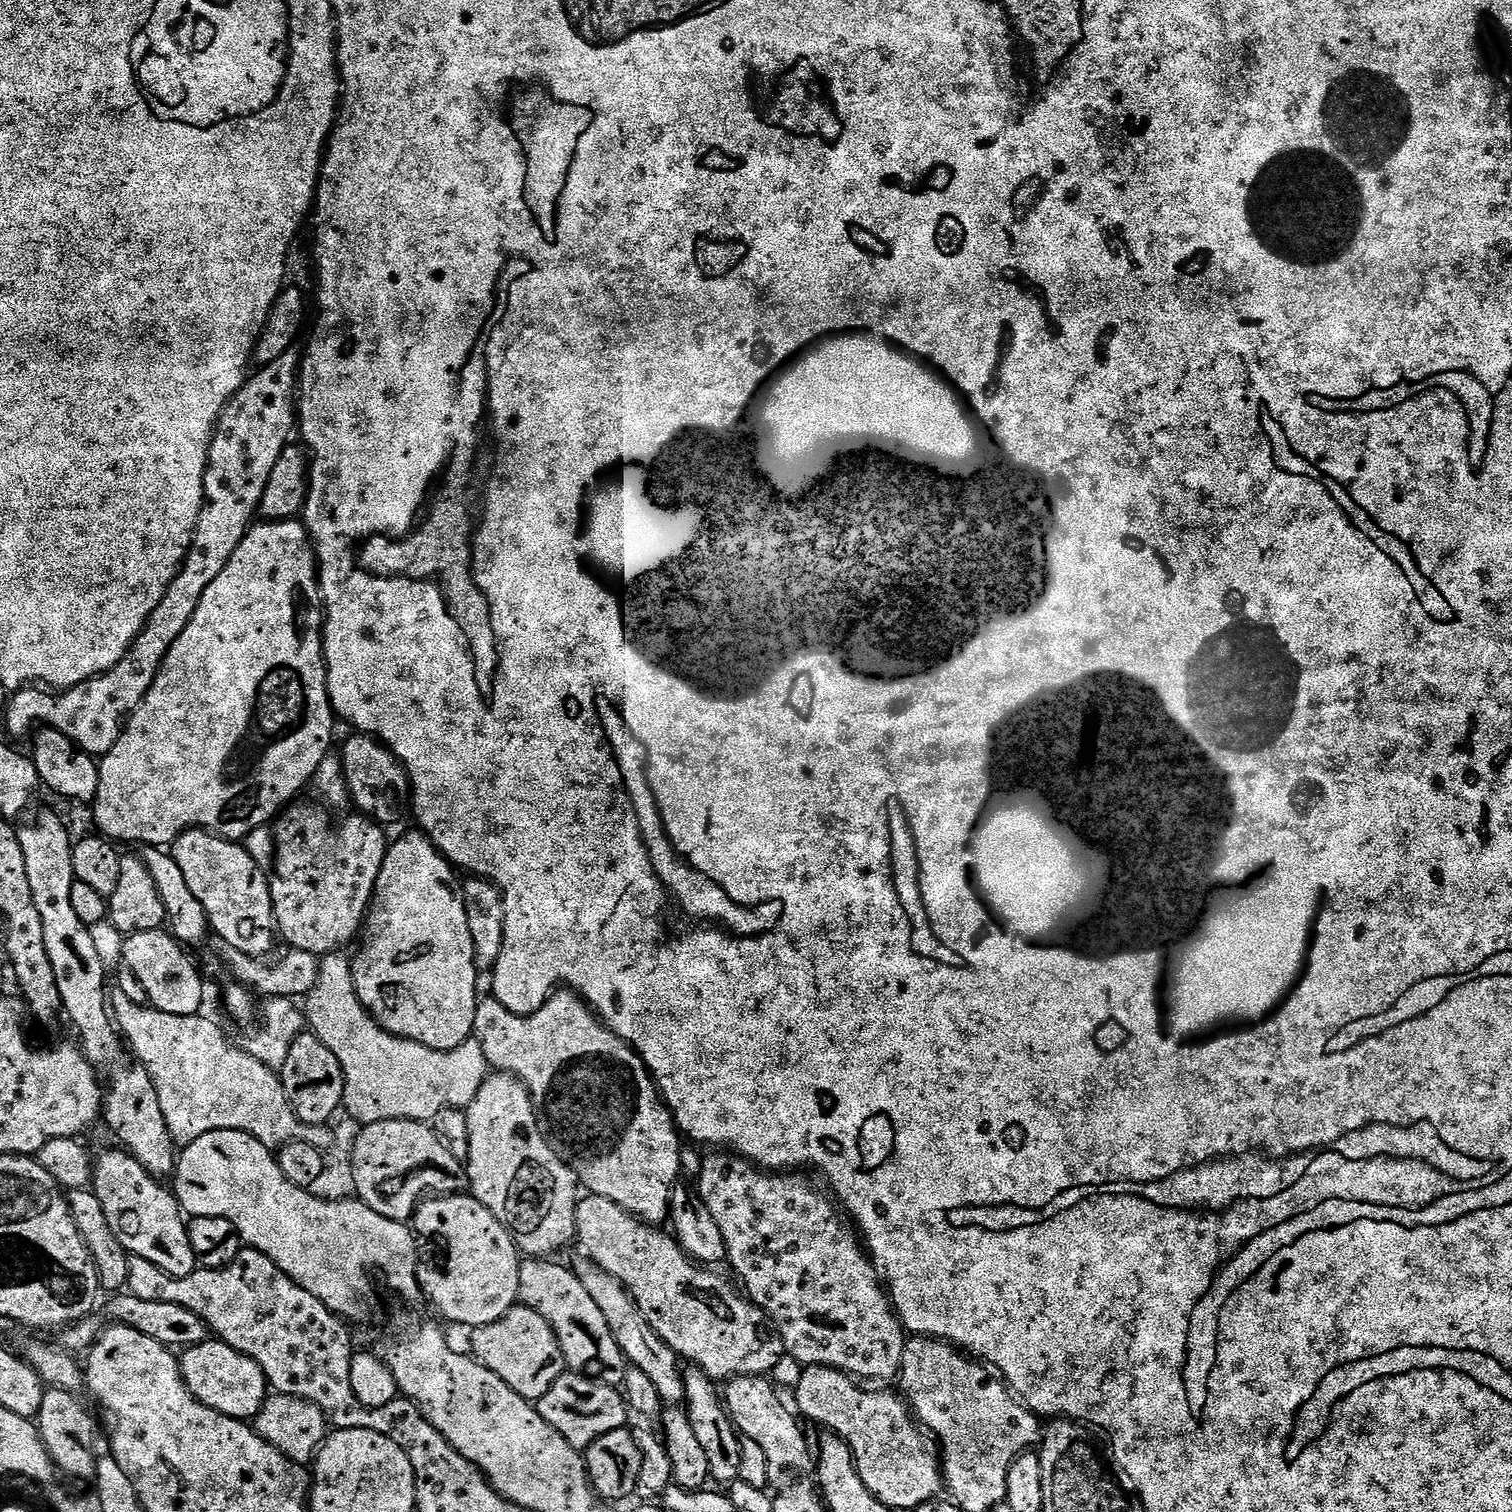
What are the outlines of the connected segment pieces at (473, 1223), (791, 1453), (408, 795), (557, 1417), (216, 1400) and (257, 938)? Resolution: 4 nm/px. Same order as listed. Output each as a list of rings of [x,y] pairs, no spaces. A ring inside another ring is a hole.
[[[471,1194],[455,1196],[437,1195],[421,1203],[414,1217],[414,1232],[418,1240],[418,1263],[416,1281],[420,1284],[421,1293],[429,1296],[440,1307],[440,1312],[448,1320],[456,1324],[465,1324],[468,1330],[481,1328],[490,1322],[498,1322],[502,1314],[517,1307],[518,1270],[522,1259],[516,1247],[515,1239],[506,1225],[482,1202],[478,1202]]]
[[[737,1376],[736,1379],[727,1381],[722,1396],[733,1424],[747,1439],[762,1446],[772,1484],[784,1486],[796,1478],[791,1476],[813,1467],[814,1452],[813,1449],[808,1449],[808,1440],[800,1429],[801,1421],[797,1413],[789,1405],[789,1409],[784,1405],[783,1398],[776,1393],[776,1388],[770,1381],[771,1379],[762,1376]]]
[[[352,734],[342,751],[344,777],[348,783],[351,803],[356,803],[355,811],[361,816],[376,821],[381,826],[396,824],[409,811],[412,799],[412,782],[398,757],[374,736]]]
[[[565,1371],[563,1376],[546,1390],[541,1400],[535,1401],[537,1410],[570,1442],[581,1450],[593,1444],[602,1434],[610,1434],[610,1430],[618,1430],[629,1423],[630,1409],[627,1399],[615,1384],[603,1384],[601,1380],[592,1380],[589,1376],[582,1376],[578,1372]]]
[[[210,1338],[205,1344],[183,1349],[179,1362],[180,1373],[190,1394],[194,1394],[198,1402],[210,1406],[210,1410],[218,1410],[235,1420],[251,1421],[270,1395],[262,1366],[221,1340]]]
[[[192,828],[177,836],[170,851],[194,898],[206,910],[211,931],[217,933],[227,947],[249,954],[253,959],[269,957],[275,951],[276,940],[278,944],[271,883],[244,846],[207,829]]]

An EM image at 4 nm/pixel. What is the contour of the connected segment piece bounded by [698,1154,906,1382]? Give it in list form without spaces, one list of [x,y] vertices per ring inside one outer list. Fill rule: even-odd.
[[[708,1154],[704,1160],[704,1165],[700,1168],[700,1184],[698,1183],[698,1191],[702,1199],[706,1202],[706,1206],[710,1210],[710,1214],[714,1214],[714,1222],[718,1222],[718,1230],[722,1230],[722,1238],[726,1242],[726,1254],[728,1255],[727,1263],[732,1264],[732,1268],[736,1271],[735,1279],[742,1285],[743,1291],[747,1293],[752,1301],[756,1303],[761,1310],[771,1318],[772,1323],[775,1324],[777,1330],[782,1334],[782,1342],[784,1343],[784,1351],[789,1357],[793,1356],[794,1359],[800,1363],[800,1366],[822,1366],[823,1368],[836,1368],[842,1373],[845,1373],[857,1381],[864,1382],[863,1380],[888,1380],[891,1378],[899,1377],[900,1367],[902,1366],[902,1350],[904,1349],[904,1341],[906,1339],[906,1329],[900,1323],[899,1316],[896,1315],[895,1308],[892,1307],[892,1297],[888,1295],[885,1285],[882,1283],[881,1277],[878,1275],[876,1268],[872,1264],[871,1255],[866,1251],[865,1245],[862,1243],[861,1237],[858,1235],[857,1229],[850,1223],[849,1217],[838,1207],[837,1201],[823,1187],[815,1188],[810,1181],[807,1180],[807,1175],[804,1174],[777,1174],[769,1172],[763,1168],[757,1168],[751,1160],[746,1160],[742,1156],[735,1154]]]

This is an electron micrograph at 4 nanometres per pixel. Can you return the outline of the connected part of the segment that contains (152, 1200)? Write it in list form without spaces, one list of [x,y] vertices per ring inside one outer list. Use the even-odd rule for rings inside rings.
[[[127,1151],[104,1152],[95,1157],[90,1187],[96,1193],[98,1202],[102,1202],[102,1211],[106,1213],[106,1222],[110,1222],[110,1230],[122,1242],[124,1249],[133,1256],[146,1258],[146,1262],[154,1262],[166,1274],[171,1276],[188,1276],[196,1271],[198,1265],[194,1258],[194,1250],[190,1250],[190,1238],[185,1213],[171,1191],[163,1188],[161,1181],[150,1175]]]

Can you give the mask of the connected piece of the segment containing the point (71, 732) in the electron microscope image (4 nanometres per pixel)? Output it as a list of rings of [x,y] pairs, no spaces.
[[[293,350],[282,354],[282,358],[274,362],[257,367],[245,379],[243,386],[236,391],[232,401],[220,411],[220,417],[216,419],[216,431],[212,433],[208,465],[204,471],[204,505],[200,511],[200,521],[188,557],[184,560],[184,565],[181,566],[174,582],[170,582],[166,596],[162,598],[162,602],[158,602],[158,610],[150,614],[146,626],[128,647],[122,662],[118,662],[118,666],[114,666],[109,672],[103,672],[100,676],[73,688],[63,689],[59,694],[40,686],[29,686],[13,691],[7,710],[2,713],[2,720],[8,727],[10,735],[27,737],[37,726],[47,726],[66,734],[70,742],[74,742],[82,751],[89,752],[91,756],[97,758],[106,755],[118,742],[128,717],[144,701],[150,686],[154,686],[154,678],[160,667],[164,665],[166,654],[170,654],[170,646],[174,646],[174,642],[178,642],[178,634],[182,634],[182,630],[190,626],[194,618],[194,610],[198,610],[198,602],[202,602],[202,594],[206,594],[206,586],[210,586],[210,582],[214,582],[214,578],[218,578],[218,574],[226,570],[226,562],[230,562],[234,550],[238,550],[242,538],[252,527],[254,517],[260,511],[262,490],[266,490],[266,482],[270,482],[270,473],[274,471],[282,450],[288,447],[298,428],[300,358],[301,353]]]

